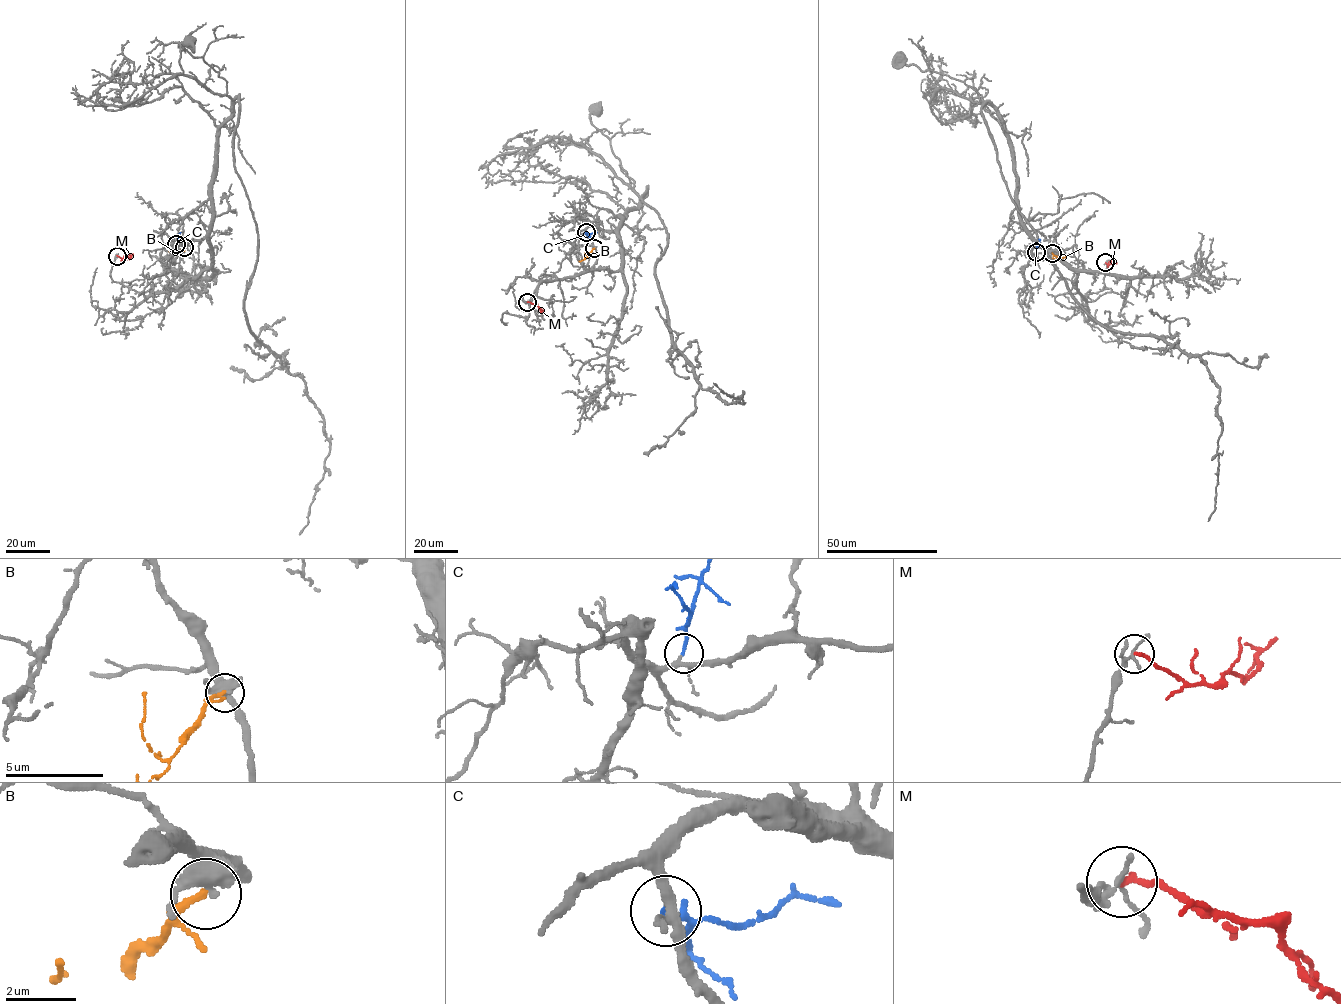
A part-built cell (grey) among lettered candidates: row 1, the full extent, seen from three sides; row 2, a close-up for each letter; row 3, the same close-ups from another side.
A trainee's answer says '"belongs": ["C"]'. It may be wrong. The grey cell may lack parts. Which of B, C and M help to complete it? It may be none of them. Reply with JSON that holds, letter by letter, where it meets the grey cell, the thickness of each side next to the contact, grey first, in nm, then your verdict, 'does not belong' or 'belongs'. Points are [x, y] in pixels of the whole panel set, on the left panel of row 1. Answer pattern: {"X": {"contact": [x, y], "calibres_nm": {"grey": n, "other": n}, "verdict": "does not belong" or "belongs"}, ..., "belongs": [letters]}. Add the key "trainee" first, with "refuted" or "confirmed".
{"trainee": "confirmed", "B": {"contact": [184, 247], "calibres_nm": {"grey": 380, "other": 180}, "verdict": "does not belong"}, "C": {"contact": [176, 244], "calibres_nm": {"grey": 200, "other": 160}, "verdict": "belongs"}, "M": {"contact": [117, 256], "calibres_nm": {"grey": 130, "other": 170}, "verdict": "does not belong"}, "belongs": ["C"]}

